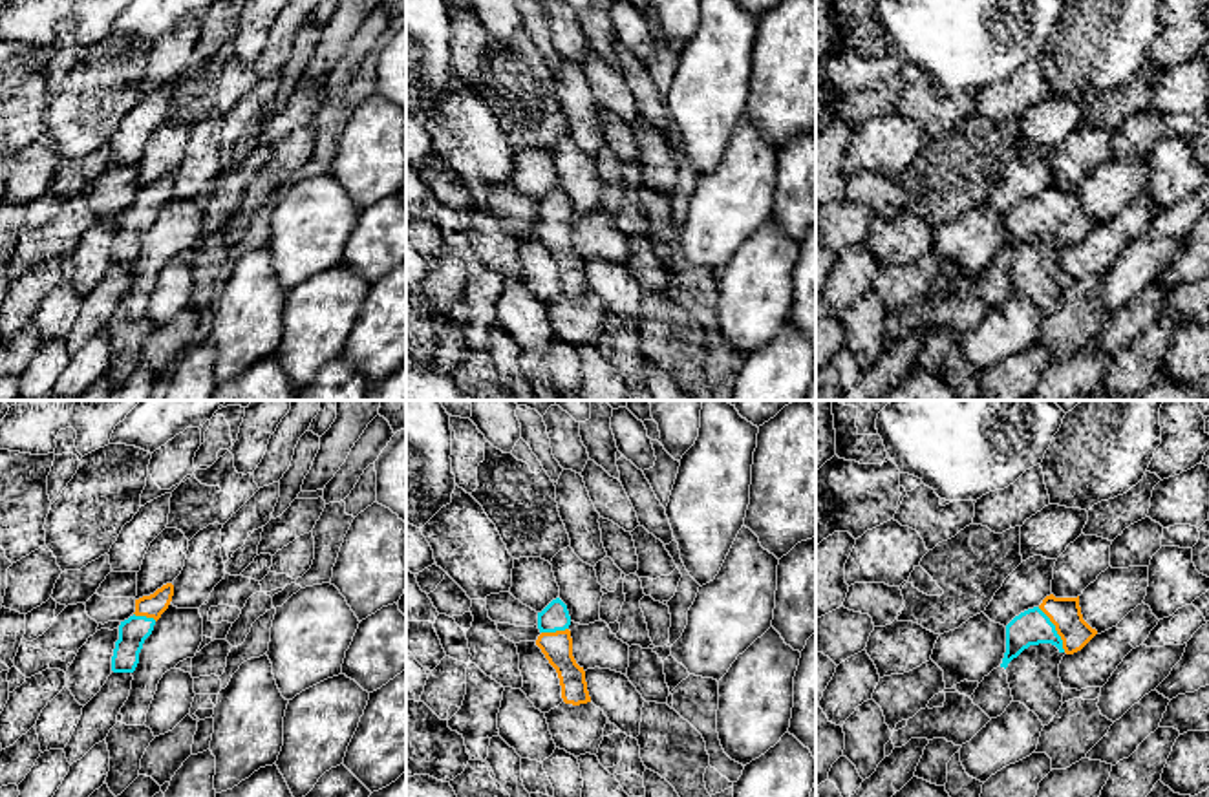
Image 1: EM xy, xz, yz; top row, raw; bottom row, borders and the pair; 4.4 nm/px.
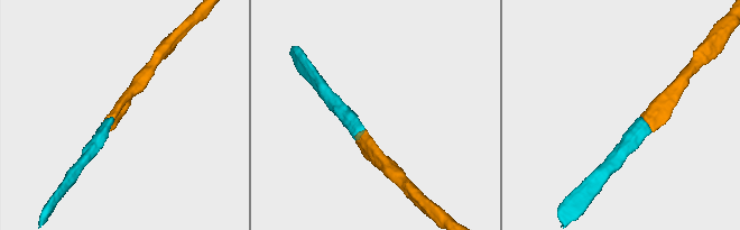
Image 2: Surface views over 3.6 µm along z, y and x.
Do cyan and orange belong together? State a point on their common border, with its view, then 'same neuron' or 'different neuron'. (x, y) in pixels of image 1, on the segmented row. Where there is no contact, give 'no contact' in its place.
contact yz (1054, 629); same neuron

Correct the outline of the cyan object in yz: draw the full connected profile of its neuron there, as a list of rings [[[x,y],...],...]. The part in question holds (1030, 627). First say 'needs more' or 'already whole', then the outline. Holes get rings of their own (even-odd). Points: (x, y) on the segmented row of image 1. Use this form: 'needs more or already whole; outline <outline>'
needs more; outline [[[1046,596],[1039,607],[1028,609],[1006,625],[1006,653],[1000,667],[1030,645],[1052,643],[1059,653],[1074,654],[1097,634],[1081,614],[1077,598]]]

